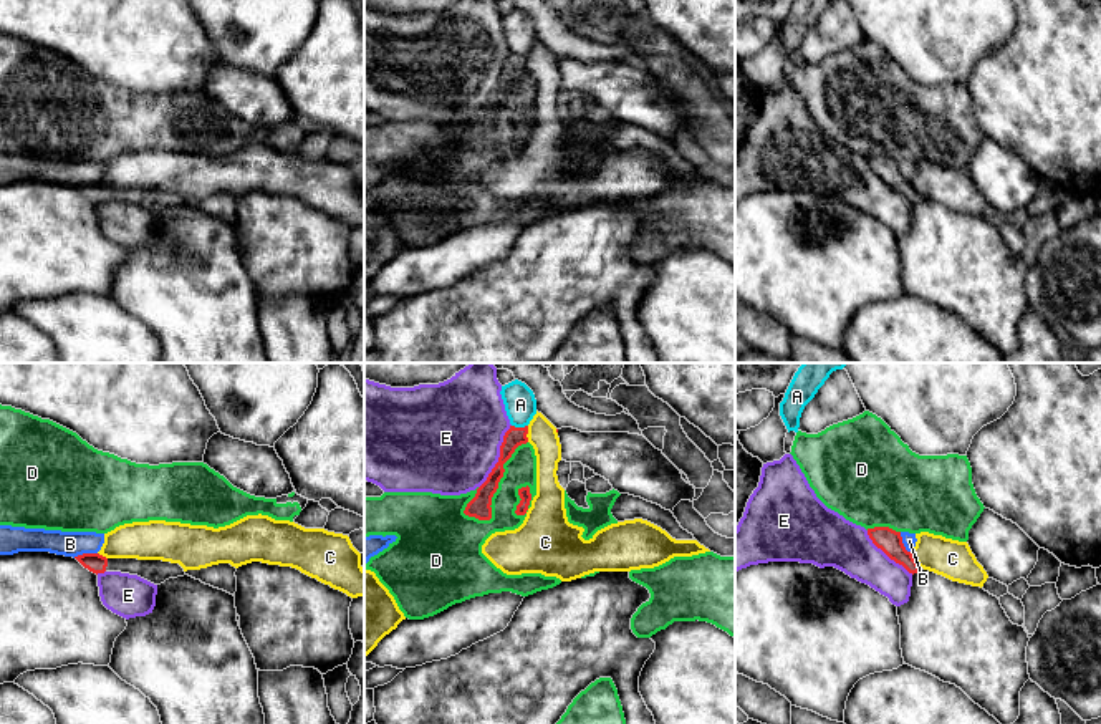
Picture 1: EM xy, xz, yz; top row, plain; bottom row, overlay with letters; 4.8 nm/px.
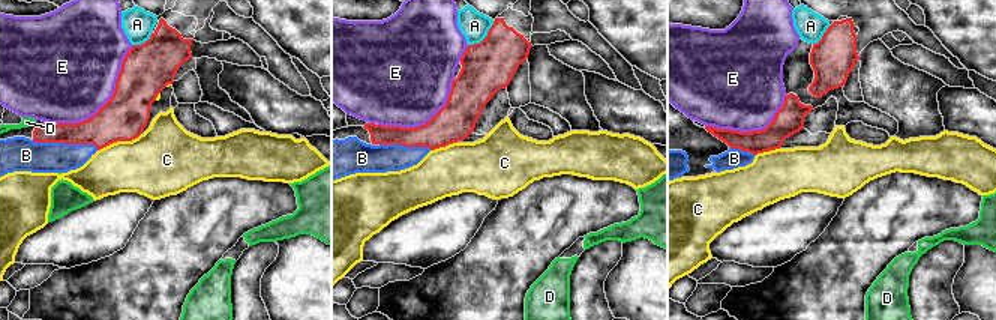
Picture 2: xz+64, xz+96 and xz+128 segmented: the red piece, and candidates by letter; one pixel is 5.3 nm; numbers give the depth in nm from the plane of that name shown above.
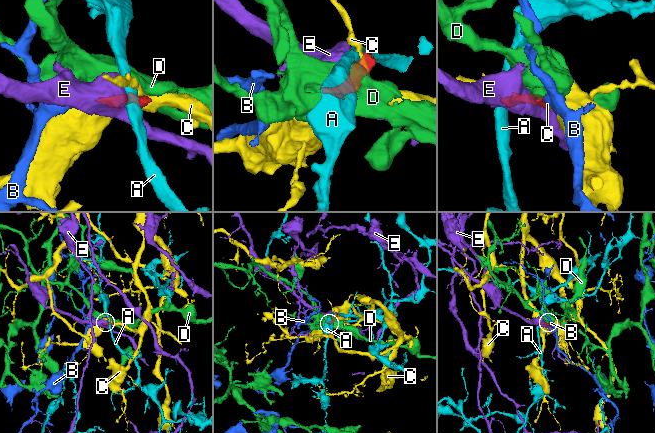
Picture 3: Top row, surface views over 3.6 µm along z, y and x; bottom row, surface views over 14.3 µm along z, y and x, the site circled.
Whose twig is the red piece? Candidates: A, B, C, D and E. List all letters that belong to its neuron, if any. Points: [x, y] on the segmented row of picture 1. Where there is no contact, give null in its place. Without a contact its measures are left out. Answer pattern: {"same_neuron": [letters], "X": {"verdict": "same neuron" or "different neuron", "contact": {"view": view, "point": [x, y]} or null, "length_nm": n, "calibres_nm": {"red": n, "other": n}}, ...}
{"same_neuron": ["B"], "A": {"verdict": "different neuron", "contact": {"view": "xz", "point": [520, 428]}, "length_nm": 80, "calibres_nm": {"red": 100, "other": 160}}, "B": {"verdict": "same neuron", "contact": {"view": "xy", "point": [85, 554]}, "length_nm": 120, "calibres_nm": {"red": 90, "other": 130}}, "C": {"verdict": "different neuron", "contact": {"view": "xz", "point": [527, 433]}, "length_nm": 80, "calibres_nm": {"red": 100, "other": 140}}, "D": {"verdict": "different neuron", "contact": {"view": "xz", "point": [495, 491]}, "length_nm": 480, "calibres_nm": {"red": 110, "other": 180}}, "E": {"verdict": "different neuron", "contact": {"view": "xz", "point": [500, 456]}, "length_nm": 340, "calibres_nm": {"red": 100, "other": 480}}}

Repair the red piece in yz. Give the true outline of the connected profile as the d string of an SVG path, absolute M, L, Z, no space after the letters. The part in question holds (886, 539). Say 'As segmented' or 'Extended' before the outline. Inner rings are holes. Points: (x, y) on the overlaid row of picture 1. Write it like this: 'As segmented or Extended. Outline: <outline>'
Extended. Outline: M889 527L868 529L868 535L873 543L881 548L891 560L902 565L909 573L917 573L919 565L912 557L916 547L916 533L896 532Z

